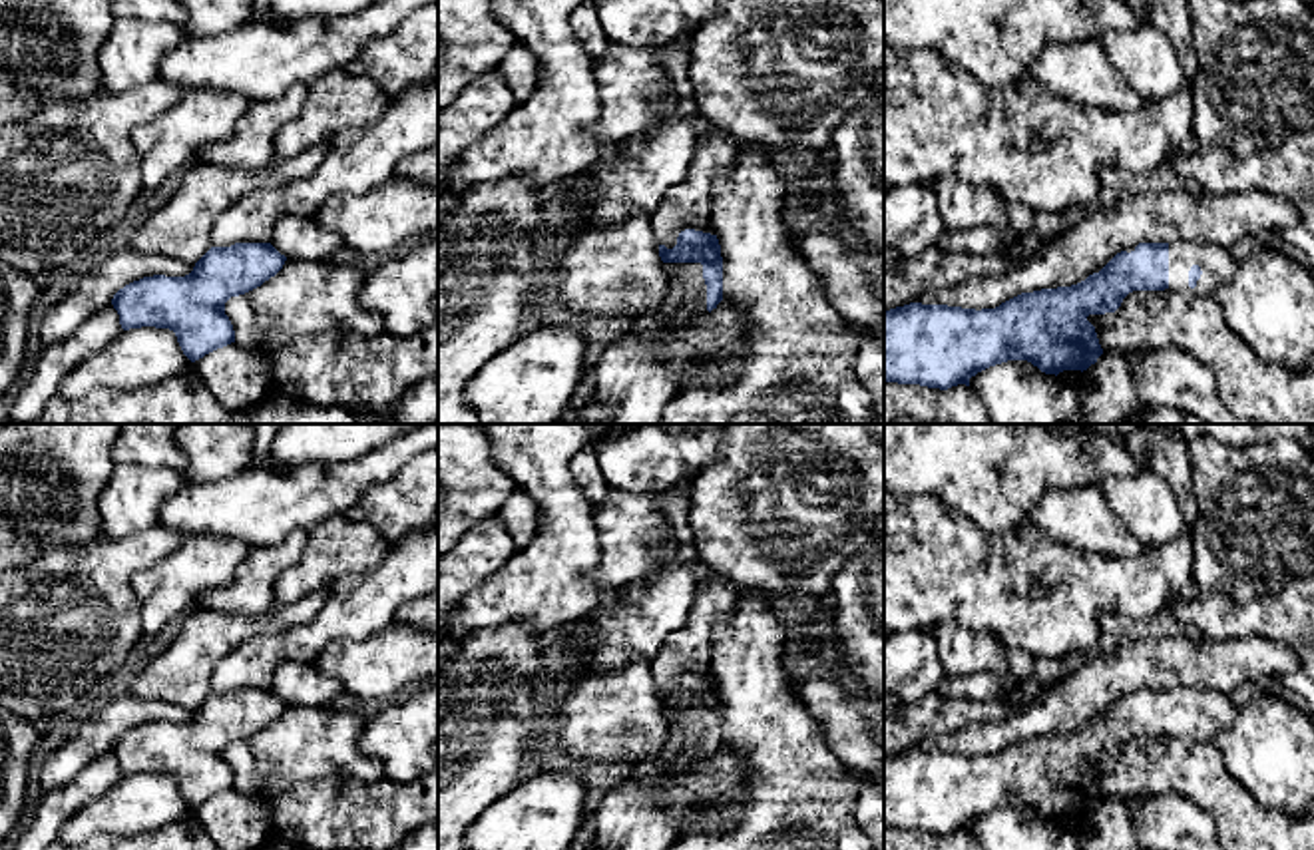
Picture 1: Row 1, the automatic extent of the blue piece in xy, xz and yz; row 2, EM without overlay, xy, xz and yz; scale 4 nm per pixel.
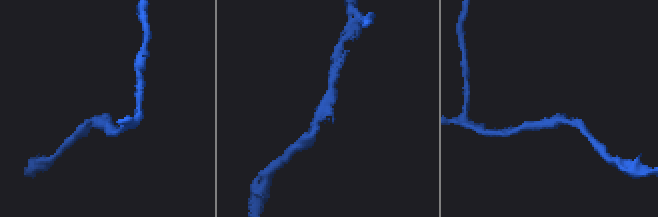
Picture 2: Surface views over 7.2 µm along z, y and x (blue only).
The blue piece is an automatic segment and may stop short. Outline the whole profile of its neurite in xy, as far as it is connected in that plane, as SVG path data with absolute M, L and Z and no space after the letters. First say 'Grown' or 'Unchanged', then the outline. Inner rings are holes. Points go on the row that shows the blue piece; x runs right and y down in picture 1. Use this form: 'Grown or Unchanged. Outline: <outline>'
Unchanged. Outline: M271 243L211 247L189 275L143 277L119 289L111 305L123 330L169 328L183 354L195 362L235 342L225 303L261 287L283 269L285 261L287 257Z

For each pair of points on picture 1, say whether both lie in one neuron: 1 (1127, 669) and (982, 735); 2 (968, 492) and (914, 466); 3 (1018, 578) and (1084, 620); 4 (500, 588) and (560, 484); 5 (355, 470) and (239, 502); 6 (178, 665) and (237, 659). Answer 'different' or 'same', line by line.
1: same
2: same
3: same
4: same
5: same
6: different

